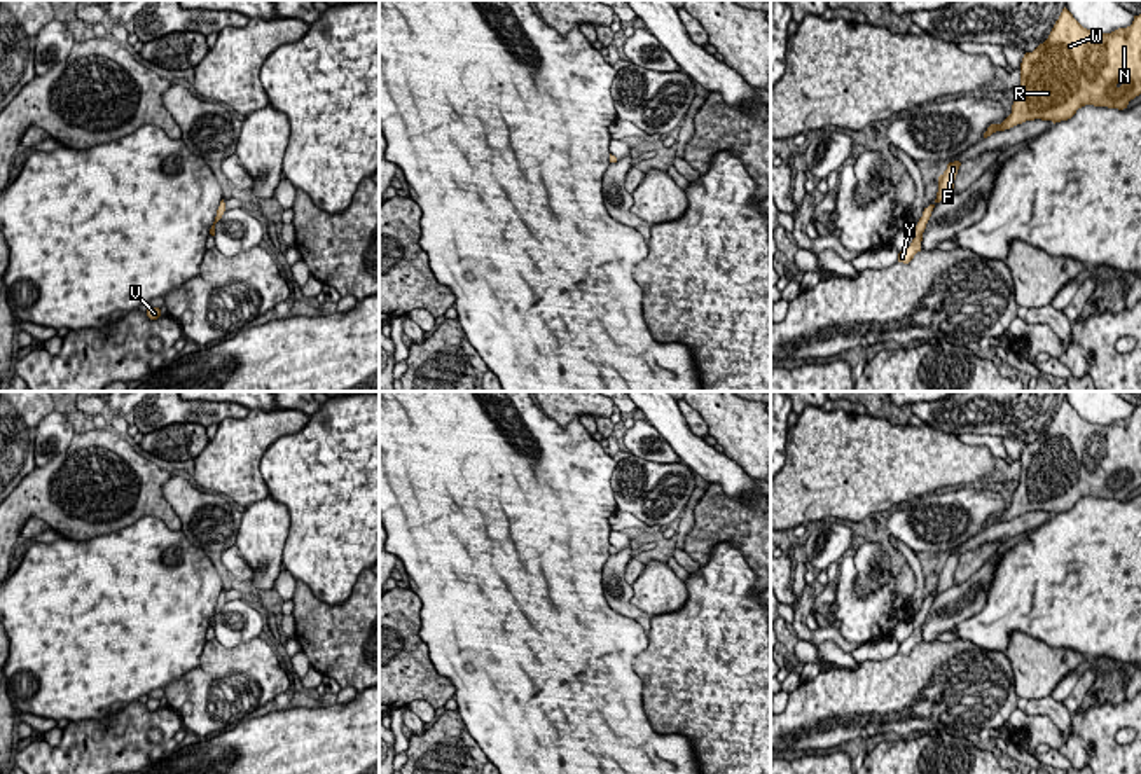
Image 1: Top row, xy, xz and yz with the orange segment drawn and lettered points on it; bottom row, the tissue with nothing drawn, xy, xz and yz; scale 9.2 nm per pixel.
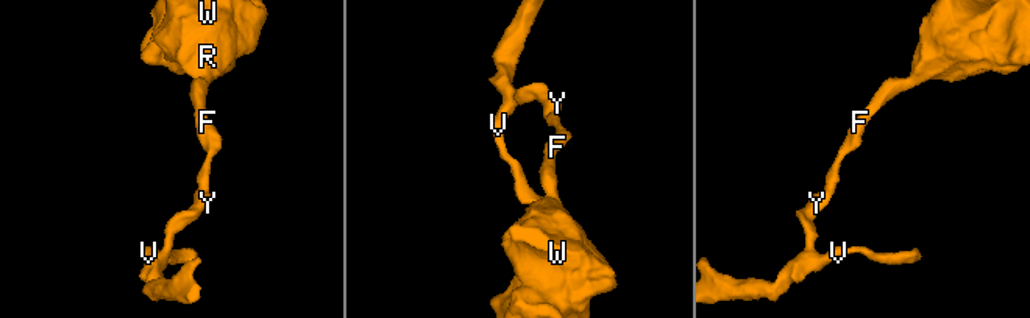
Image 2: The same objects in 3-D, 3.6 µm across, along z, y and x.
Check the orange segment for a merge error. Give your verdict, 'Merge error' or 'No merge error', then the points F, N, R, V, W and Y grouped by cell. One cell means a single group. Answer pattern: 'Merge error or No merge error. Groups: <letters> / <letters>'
No merge error. Groups: F N R V W Y

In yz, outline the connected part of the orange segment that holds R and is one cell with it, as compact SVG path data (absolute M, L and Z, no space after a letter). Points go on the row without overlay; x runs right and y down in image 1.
M1064 398L1048 430L1022 449L1012 505L984 529L1026 512L1068 512L1085 496L1124 501L1139 486L1141 405L1127 419L1094 425Z

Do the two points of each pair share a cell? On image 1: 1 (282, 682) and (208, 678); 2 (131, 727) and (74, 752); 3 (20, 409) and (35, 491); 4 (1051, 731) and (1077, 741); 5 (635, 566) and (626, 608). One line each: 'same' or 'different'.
1: same
2: same
3: different
4: different
5: different

